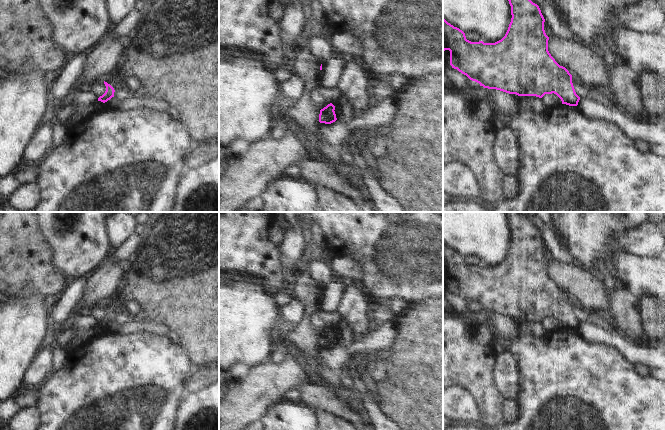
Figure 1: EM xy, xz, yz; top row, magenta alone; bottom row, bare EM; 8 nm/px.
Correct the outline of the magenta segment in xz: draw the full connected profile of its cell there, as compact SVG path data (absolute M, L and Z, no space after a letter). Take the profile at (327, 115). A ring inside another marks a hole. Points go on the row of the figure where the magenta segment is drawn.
M330 103L326 107L320 110L319 122L325 124L331 124L337 120L335 114L335 106Z

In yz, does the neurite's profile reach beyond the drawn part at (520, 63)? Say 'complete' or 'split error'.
complete

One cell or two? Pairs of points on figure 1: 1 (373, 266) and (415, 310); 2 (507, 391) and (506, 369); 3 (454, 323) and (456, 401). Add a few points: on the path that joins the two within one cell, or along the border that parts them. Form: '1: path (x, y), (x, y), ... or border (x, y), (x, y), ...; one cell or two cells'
1: border (431, 297), (425, 297), (408, 303); two cells
2: path (507, 386), (506, 374); one cell
3: border (453, 385), (464, 388), (474, 401); two cells

